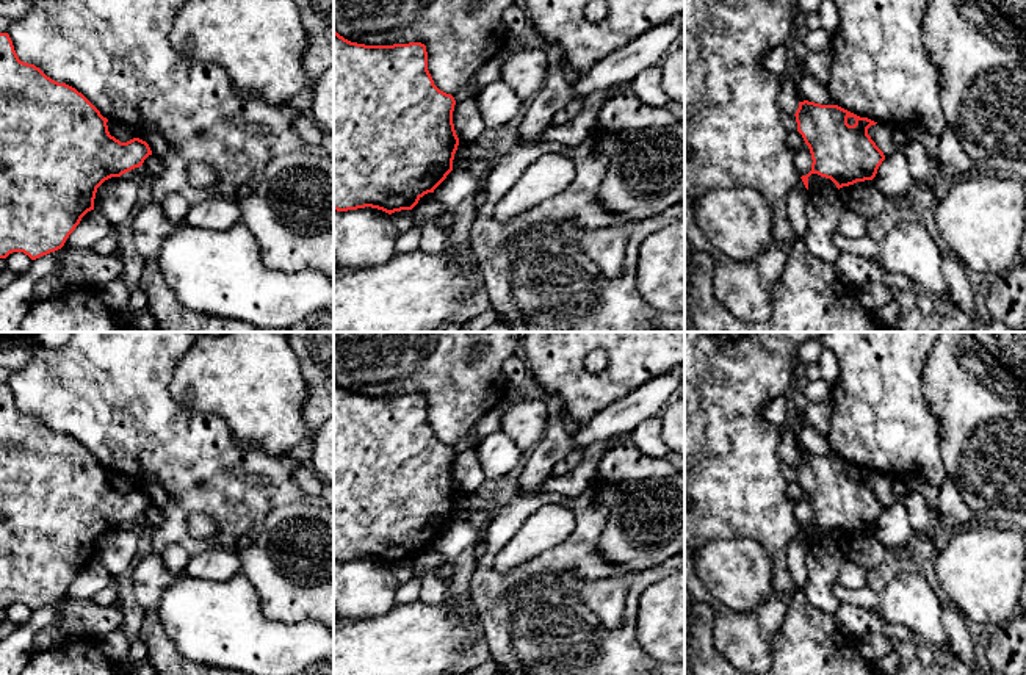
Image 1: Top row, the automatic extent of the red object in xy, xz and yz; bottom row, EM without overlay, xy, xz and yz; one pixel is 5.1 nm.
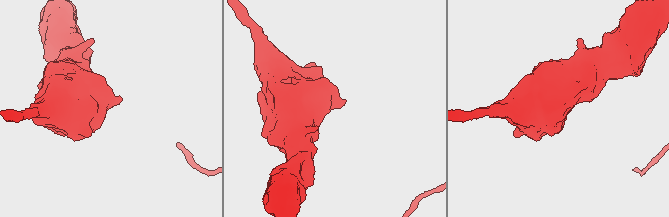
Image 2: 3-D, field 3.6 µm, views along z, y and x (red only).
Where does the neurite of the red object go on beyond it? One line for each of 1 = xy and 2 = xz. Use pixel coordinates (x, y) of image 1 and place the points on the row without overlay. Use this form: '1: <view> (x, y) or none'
1: none
2: none

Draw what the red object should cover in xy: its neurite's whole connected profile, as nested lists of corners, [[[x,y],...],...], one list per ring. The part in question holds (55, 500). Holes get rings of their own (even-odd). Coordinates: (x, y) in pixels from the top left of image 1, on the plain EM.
[[[0,384],[0,609],[23,603],[31,611],[61,600],[81,569],[94,561],[97,539],[111,528],[143,517],[152,506],[139,489],[121,493],[110,485],[108,470],[75,439],[47,428],[19,410],[8,384]]]

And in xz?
[[[334,381],[334,561],[378,559],[388,565],[412,561],[453,522],[459,489],[453,475],[456,451],[440,442],[428,421],[421,393],[365,396]]]

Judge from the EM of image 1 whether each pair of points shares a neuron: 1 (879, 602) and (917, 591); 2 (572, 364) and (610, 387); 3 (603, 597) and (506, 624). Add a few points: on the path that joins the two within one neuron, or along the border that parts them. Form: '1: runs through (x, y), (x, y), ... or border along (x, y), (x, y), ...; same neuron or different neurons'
1: runs through (888, 602), (907, 600); same neuron
2: runs through (580, 373), (594, 387), (600, 387); same neuron
3: border along (563, 572), (558, 583), (574, 592), (608, 630); different neurons

